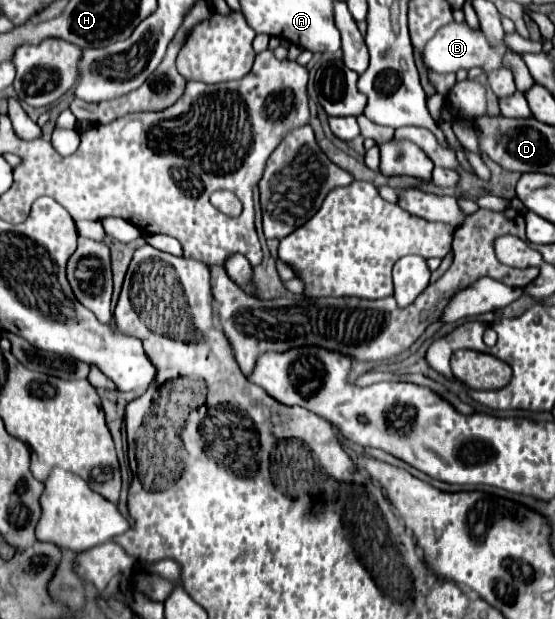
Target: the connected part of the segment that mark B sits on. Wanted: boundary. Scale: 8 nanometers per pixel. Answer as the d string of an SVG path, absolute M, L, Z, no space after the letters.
M465 21L461 23L449 23L437 31L437 35L425 45L423 49L423 63L427 69L437 73L457 73L459 69L473 69L481 67L485 73L497 71L497 67L505 67L503 59L507 55L509 47L503 43L491 45L483 33L483 29L471 29Z

